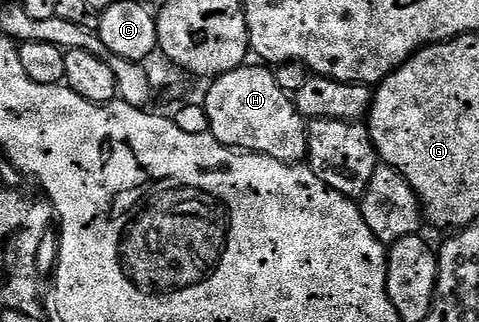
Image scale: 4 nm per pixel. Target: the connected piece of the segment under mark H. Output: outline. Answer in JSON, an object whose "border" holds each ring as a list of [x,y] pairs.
{"border":[[[246,63],[240,69],[212,78],[203,104],[209,120],[209,132],[220,145],[246,153],[262,153],[288,165],[304,162],[309,156],[306,118],[293,104],[292,96],[277,82],[272,68]]]}

